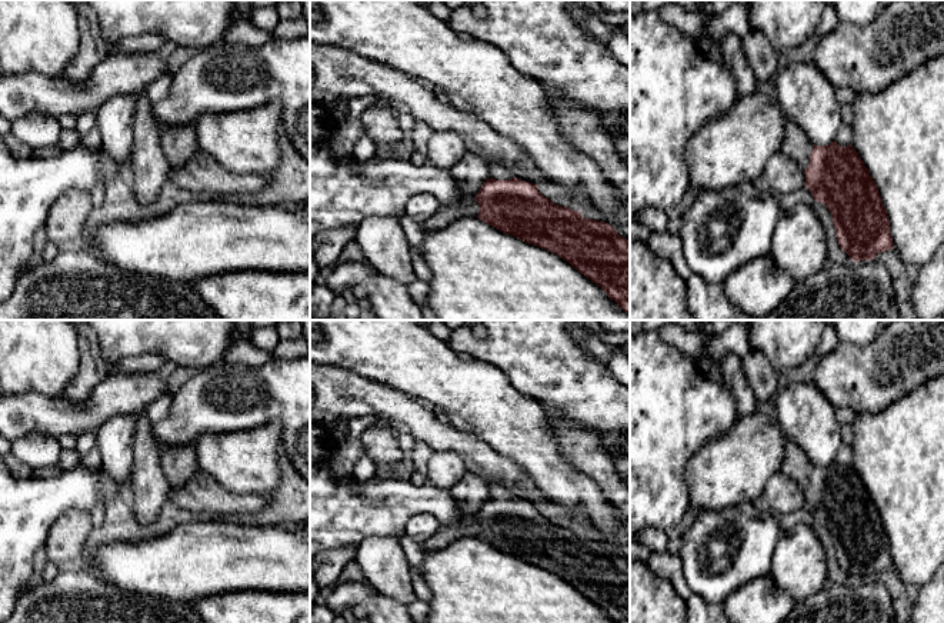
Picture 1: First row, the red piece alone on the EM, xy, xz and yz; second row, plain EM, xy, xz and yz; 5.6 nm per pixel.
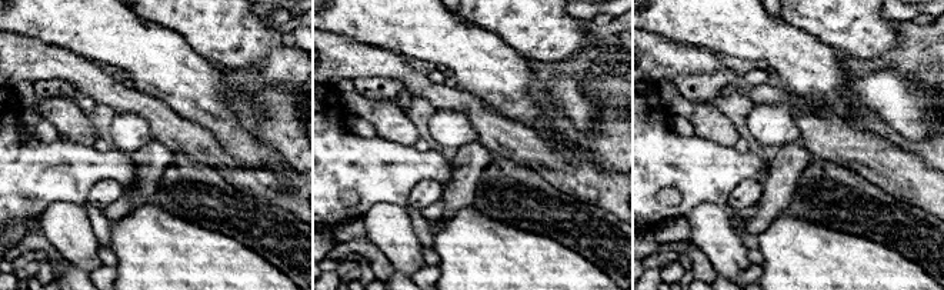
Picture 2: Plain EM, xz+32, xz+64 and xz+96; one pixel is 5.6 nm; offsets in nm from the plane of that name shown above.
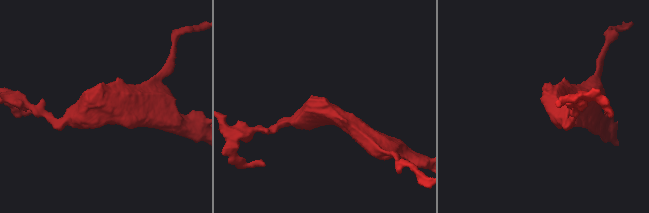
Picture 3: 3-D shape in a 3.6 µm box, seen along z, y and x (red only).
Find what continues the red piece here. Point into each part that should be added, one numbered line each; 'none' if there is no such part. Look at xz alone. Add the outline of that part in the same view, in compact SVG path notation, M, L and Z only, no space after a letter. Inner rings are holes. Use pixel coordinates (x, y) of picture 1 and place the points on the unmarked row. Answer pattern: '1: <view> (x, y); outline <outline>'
1: xz (499, 492); outline M487 483L488 484L488 493L491 499L496 500L510 500L513 499L511 492L503 486L501 483Z

